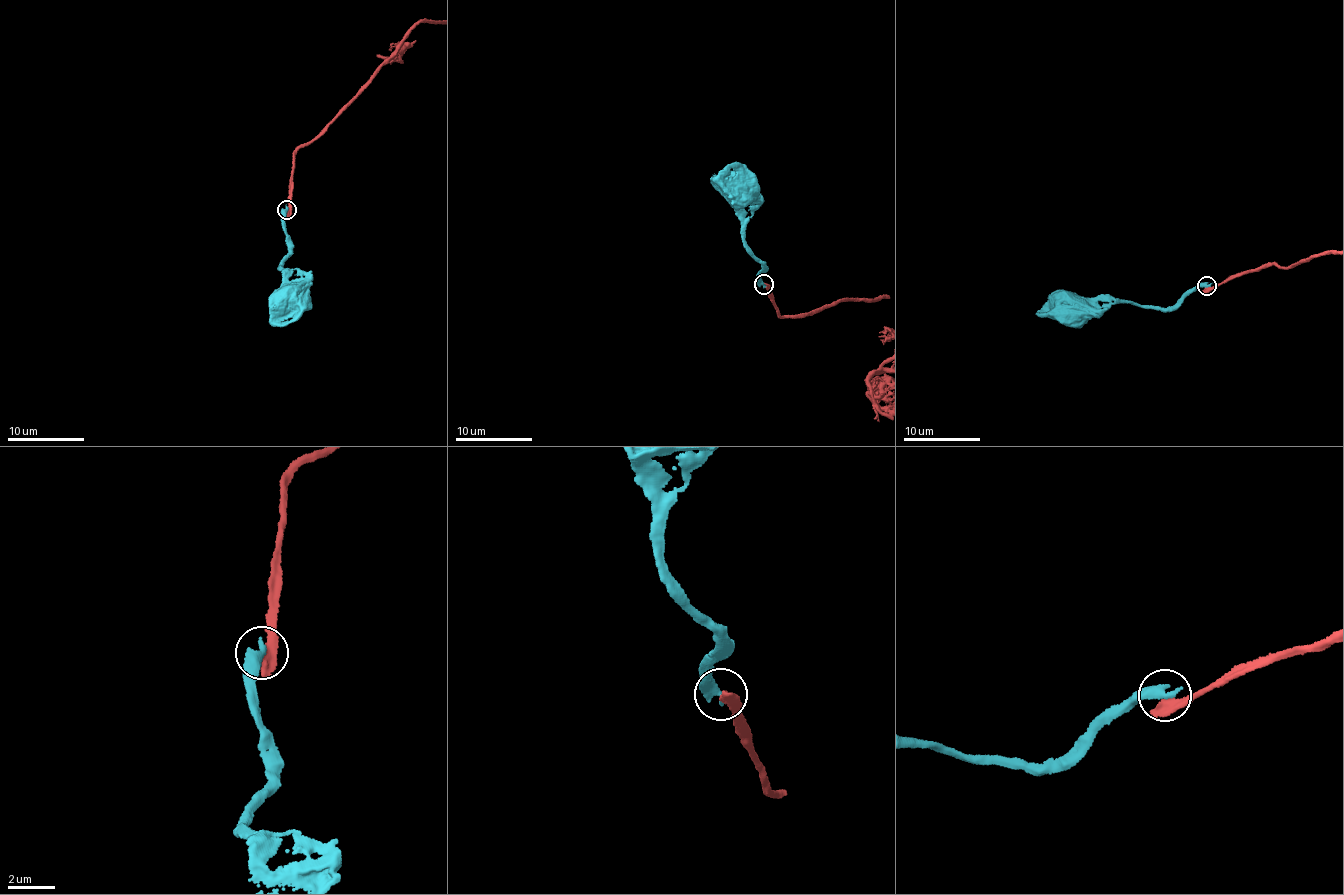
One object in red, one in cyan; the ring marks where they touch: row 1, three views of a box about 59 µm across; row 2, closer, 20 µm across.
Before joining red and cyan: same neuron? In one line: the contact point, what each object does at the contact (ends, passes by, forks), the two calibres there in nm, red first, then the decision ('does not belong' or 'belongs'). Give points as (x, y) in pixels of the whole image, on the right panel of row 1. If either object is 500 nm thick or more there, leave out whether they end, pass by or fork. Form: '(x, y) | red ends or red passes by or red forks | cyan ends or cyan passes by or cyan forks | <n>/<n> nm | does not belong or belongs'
(1207, 285) | red ends | cyan ends | 440/440 nm | does not belong

